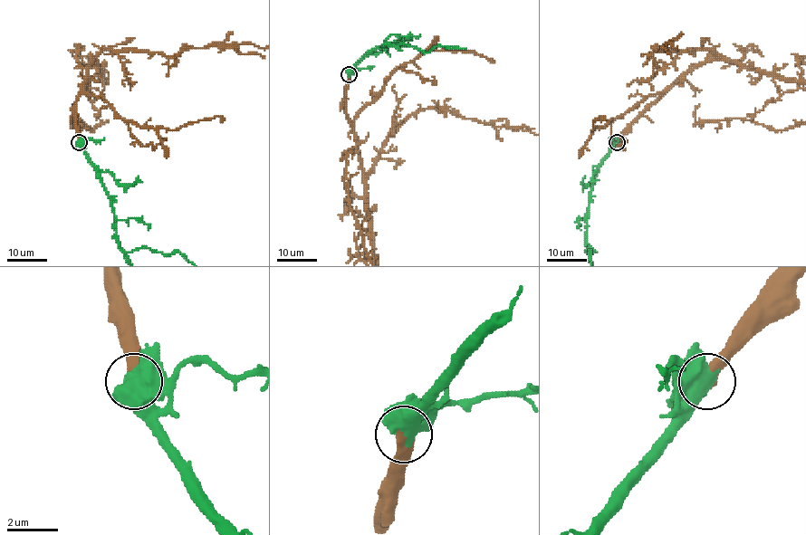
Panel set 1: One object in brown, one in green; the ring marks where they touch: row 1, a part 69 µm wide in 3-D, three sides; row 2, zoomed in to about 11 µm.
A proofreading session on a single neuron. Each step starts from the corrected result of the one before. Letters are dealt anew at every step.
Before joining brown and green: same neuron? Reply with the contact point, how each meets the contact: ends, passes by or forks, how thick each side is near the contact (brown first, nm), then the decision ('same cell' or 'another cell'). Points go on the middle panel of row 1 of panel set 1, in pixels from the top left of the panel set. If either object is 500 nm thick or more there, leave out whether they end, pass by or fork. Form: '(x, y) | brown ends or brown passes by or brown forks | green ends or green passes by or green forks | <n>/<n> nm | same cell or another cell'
(349, 74) | 400/850 nm | same cell

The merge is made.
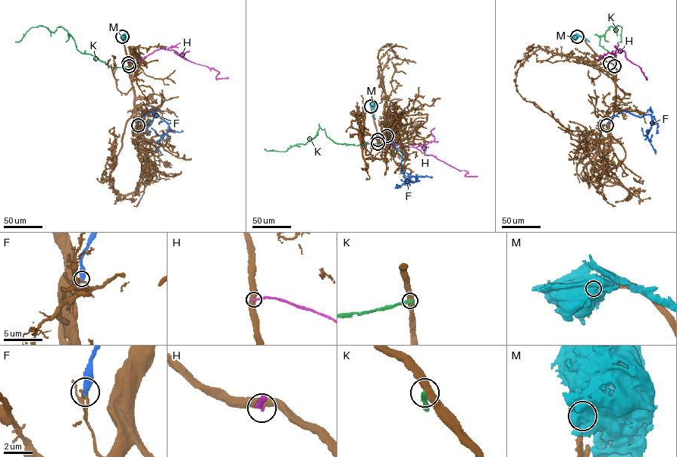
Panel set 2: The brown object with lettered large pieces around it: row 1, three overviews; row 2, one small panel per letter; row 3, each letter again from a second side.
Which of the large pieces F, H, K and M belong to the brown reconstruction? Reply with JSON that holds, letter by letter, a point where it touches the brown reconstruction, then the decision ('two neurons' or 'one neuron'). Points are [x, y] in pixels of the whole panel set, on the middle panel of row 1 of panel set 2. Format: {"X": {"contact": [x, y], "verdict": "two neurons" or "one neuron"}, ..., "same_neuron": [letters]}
{"F": {"contact": [387, 136], "verdict": "two neurons"}, "H": {"contact": [377, 139], "verdict": "two neurons"}, "K": {"contact": [377, 143], "verdict": "two neurons"}, "M": {"contact": [371, 106], "verdict": "two neurons"}, "same_neuron": []}

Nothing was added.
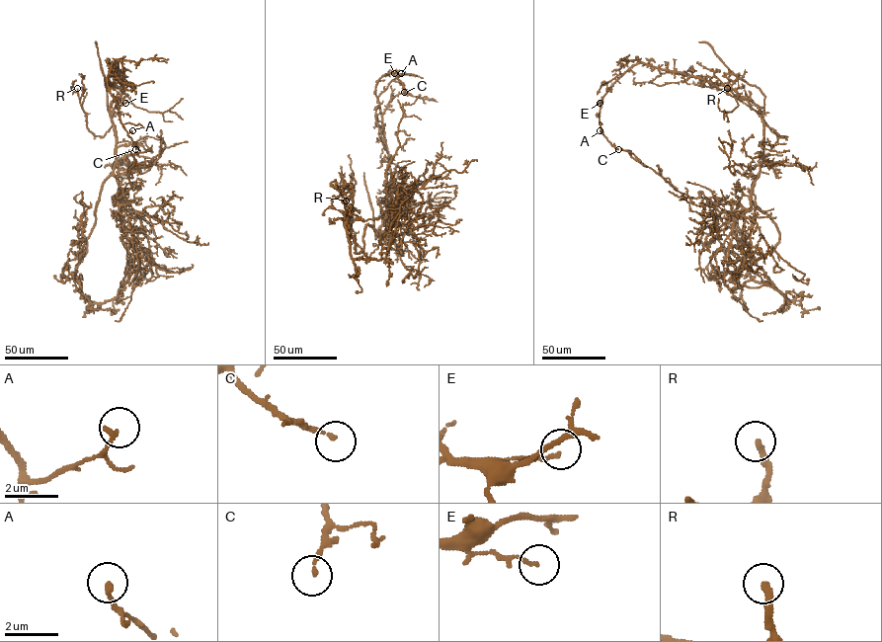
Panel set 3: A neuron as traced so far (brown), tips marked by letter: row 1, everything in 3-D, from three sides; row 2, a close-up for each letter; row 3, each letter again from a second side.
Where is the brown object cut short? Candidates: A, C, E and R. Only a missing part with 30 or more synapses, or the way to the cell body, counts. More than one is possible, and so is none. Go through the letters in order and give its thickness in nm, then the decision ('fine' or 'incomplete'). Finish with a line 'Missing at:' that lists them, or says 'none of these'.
A: 190 nm | fine
C: 150 nm | fine
E: 120 nm | fine
R: 220 nm | incomplete
Missing at: R

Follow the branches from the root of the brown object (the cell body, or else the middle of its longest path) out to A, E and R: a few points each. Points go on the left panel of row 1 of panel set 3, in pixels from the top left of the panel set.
A: (116, 129), (110, 105), (120, 93), (122, 79), (113, 63), (108, 90), (123, 127), (127, 133), (132, 130)
E: (116, 129), (110, 105), (120, 93), (122, 79), (113, 63), (107, 79), (108, 90), (120, 103), (125, 103)
R: (116, 129), (113, 124), (102, 137), (88, 129), (77, 88)

